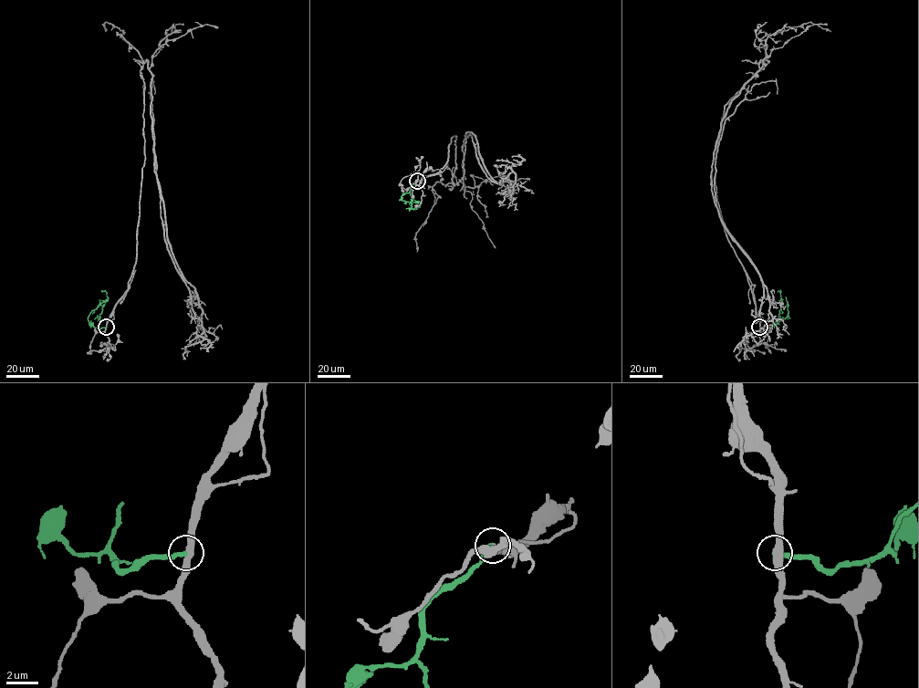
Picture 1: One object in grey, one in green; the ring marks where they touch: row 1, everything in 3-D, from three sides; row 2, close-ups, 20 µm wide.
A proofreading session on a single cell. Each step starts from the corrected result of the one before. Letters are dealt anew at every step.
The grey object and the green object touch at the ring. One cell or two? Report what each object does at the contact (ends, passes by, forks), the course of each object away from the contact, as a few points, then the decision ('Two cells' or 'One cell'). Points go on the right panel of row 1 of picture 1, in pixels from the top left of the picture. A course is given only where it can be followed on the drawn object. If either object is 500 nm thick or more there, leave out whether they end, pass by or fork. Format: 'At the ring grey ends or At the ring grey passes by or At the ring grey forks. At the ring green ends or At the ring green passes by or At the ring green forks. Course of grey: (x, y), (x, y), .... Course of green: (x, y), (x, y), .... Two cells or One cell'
At the ring grey passes by. At the ring green ends. Course of grey: (759, 327), (715, 161), (762, 60), (711, 172), (760, 276), (715, 163), (751, 88), (777, 94). Course of green: (759, 327), (769, 328), (778, 323), (781, 303), (780, 291), (778, 292). Two cells

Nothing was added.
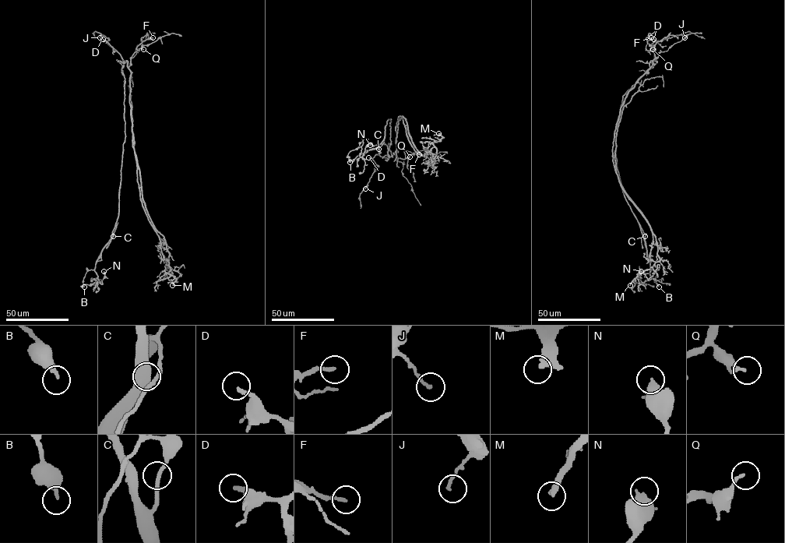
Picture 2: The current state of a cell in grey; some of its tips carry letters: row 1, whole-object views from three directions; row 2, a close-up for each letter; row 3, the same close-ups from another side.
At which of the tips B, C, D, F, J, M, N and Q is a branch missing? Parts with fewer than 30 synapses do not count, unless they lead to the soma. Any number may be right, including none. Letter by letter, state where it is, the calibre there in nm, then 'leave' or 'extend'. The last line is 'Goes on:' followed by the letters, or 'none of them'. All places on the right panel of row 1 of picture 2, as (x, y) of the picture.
B: at (659, 287); 240 nm thick; leave
C: at (645, 236); 180 nm thick; leave
D: at (653, 39); 220 nm thick; extend
F: at (651, 37); 180 nm thick; leave
J: at (684, 37); 150 nm thick; leave
M: at (630, 285); 320 nm thick; extend
N: at (641, 271); 400 nm thick; leave
Q: at (652, 49); 170 nm thick; leave
Goes on: D, M

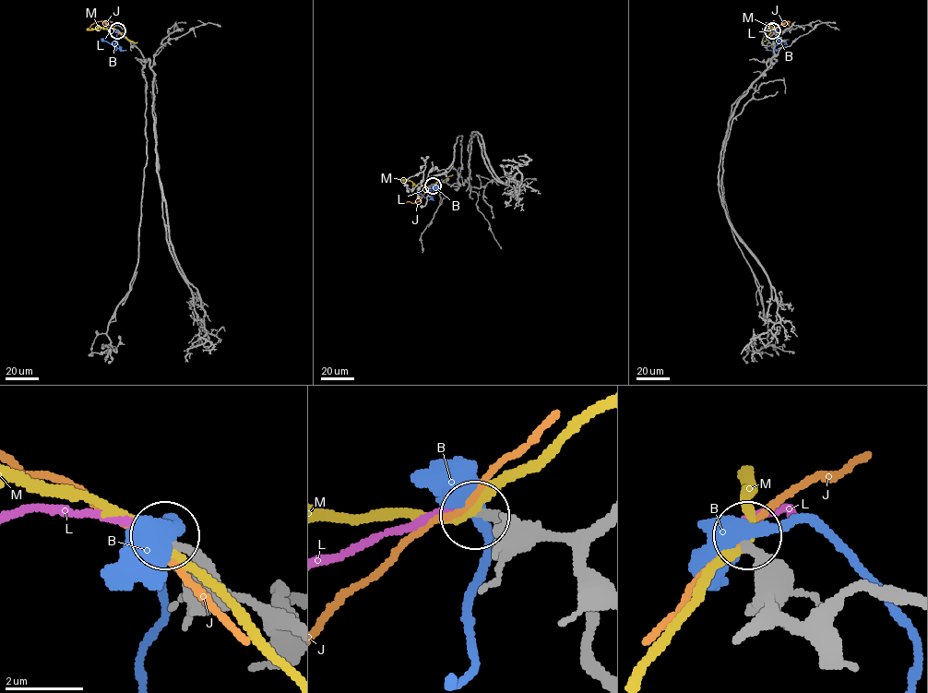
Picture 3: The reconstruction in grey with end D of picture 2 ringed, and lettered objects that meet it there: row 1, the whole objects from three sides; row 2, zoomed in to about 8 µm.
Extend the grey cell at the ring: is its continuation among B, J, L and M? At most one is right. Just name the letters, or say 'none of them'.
L

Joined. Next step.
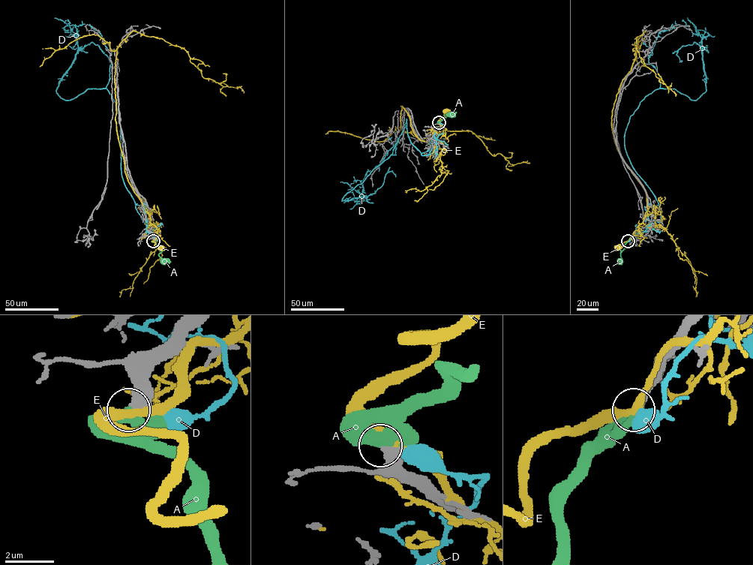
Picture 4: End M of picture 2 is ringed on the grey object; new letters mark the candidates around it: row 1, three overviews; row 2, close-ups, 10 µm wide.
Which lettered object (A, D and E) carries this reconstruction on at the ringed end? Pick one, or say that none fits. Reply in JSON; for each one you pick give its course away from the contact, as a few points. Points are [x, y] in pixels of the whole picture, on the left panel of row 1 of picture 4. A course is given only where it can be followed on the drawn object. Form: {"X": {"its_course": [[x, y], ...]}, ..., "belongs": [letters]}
{"A": {"its_course": [[153, 241], [161, 252], [159, 255], [165, 261]]}, "belongs": ["A"]}

